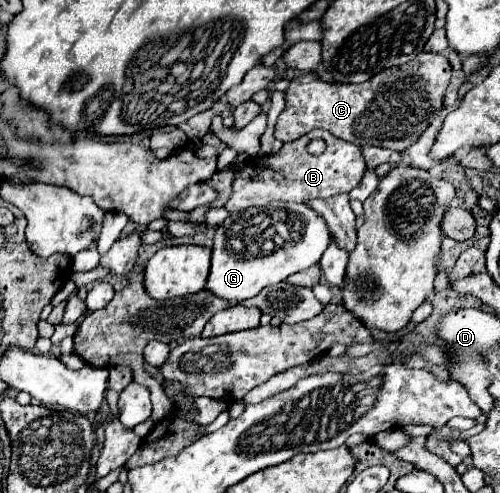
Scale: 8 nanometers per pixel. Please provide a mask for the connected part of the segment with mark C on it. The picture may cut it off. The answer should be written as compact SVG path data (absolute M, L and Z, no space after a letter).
M421 52L417 54L417 58L403 66L387 68L363 84L327 84L317 80L317 76L313 74L303 74L293 78L285 90L285 110L277 118L275 138L281 142L293 142L315 128L323 128L331 132L335 138L341 138L357 146L381 146L403 152L409 144L413 144L419 138L421 130L425 130L433 116L441 110L449 80L451 64L445 56L431 52Z

